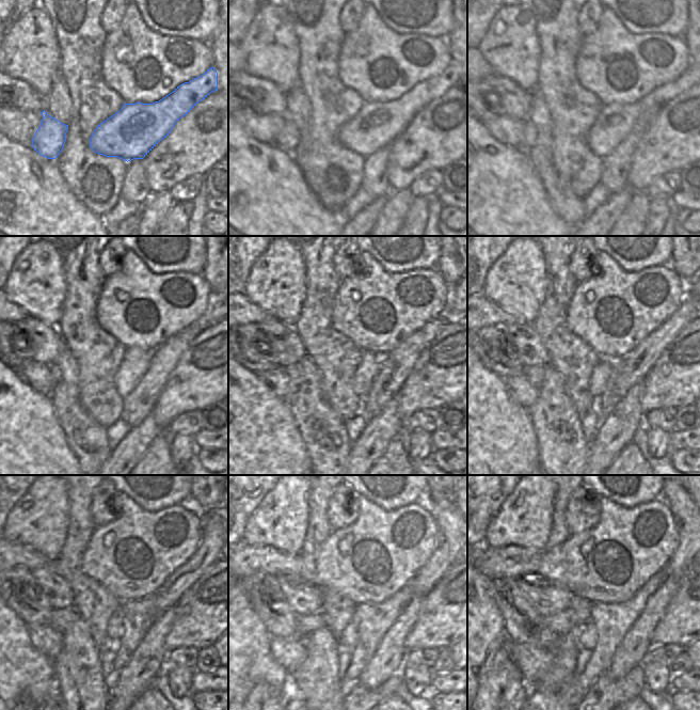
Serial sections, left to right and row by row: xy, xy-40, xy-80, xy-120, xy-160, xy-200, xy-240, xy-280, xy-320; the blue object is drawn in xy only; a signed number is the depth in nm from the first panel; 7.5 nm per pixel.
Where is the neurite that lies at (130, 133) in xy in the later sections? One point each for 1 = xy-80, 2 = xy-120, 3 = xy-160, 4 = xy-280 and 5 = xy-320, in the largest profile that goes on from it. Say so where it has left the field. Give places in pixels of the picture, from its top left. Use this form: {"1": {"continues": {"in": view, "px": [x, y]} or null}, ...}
{"1": {"continues": {"in": "xy-80", "px": [615, 121]}}, "2": {"continues": {"in": "xy-120", "px": [136, 362]}}, "3": {"continues": {"in": "xy-160", "px": [367, 369]}}, "4": {"continues": {"in": "xy-280", "px": [348, 638]}}, "5": {"continues": {"in": "xy-320", "px": [587, 635]}}}

